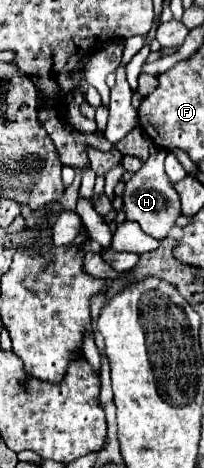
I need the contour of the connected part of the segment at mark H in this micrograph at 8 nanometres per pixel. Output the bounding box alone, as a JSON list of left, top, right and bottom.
[122,146,180,240]

